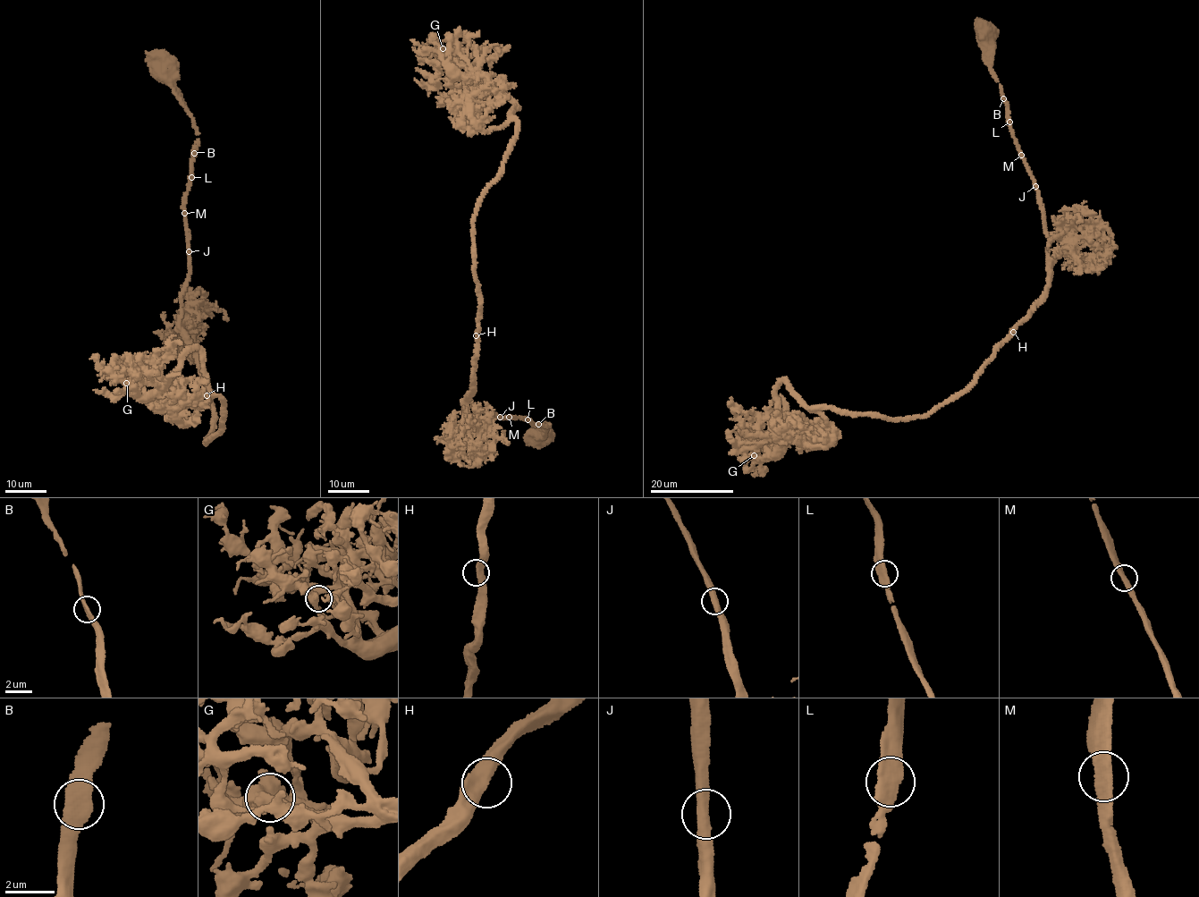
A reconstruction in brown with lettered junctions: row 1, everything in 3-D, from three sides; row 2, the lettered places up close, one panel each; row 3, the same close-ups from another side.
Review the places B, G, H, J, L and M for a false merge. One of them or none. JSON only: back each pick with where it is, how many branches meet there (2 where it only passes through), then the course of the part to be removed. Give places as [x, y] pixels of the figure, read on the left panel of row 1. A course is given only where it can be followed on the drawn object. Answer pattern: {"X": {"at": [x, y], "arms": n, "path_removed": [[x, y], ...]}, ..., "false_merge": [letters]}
{"false_merge": []}

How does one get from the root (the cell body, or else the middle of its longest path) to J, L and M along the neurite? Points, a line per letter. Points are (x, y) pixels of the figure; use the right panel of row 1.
J: (985, 29), (990, 25), (987, 61), (1008, 105), (1010, 131), (1018, 152), (1035, 186)
L: (985, 29), (990, 25), (987, 61), (1008, 105), (1009, 122)
M: (985, 29), (990, 25), (987, 61), (1008, 105), (1010, 131), (1022, 156)

